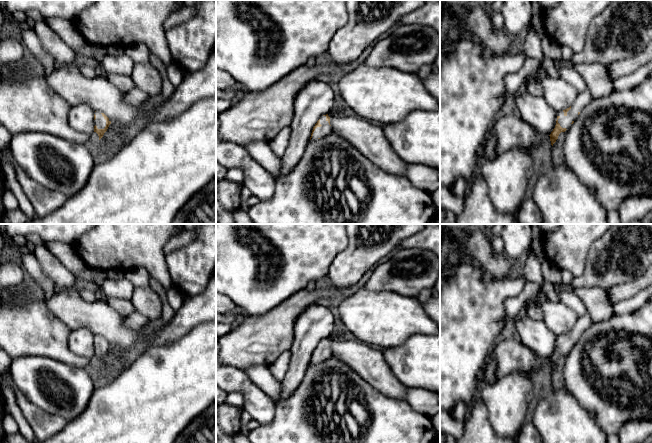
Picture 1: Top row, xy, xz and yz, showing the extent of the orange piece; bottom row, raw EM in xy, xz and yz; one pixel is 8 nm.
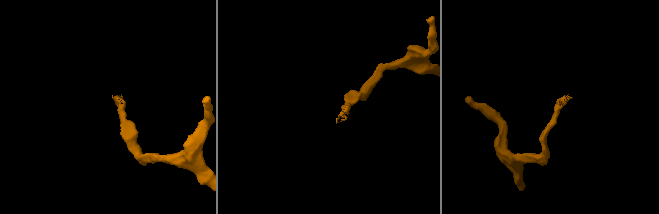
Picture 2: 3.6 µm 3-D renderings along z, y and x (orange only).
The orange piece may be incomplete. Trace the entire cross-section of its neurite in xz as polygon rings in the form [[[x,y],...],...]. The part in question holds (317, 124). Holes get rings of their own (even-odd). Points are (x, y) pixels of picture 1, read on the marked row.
[[[328,114],[323,115],[313,127],[310,140],[317,140],[329,135],[332,132],[330,117]]]

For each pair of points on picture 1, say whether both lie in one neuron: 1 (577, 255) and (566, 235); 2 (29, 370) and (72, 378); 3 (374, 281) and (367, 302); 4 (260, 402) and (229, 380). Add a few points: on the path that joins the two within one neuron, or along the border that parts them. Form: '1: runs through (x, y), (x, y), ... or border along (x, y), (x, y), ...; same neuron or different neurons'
1: runs through (572, 250), (569, 247), (569, 240); same neuron
2: runs through (40, 365), (50, 366), (61, 375); same neuron
3: border along (362, 288), (394, 292); different neurons
4: runs through (252, 394), (237, 380); same neuron

